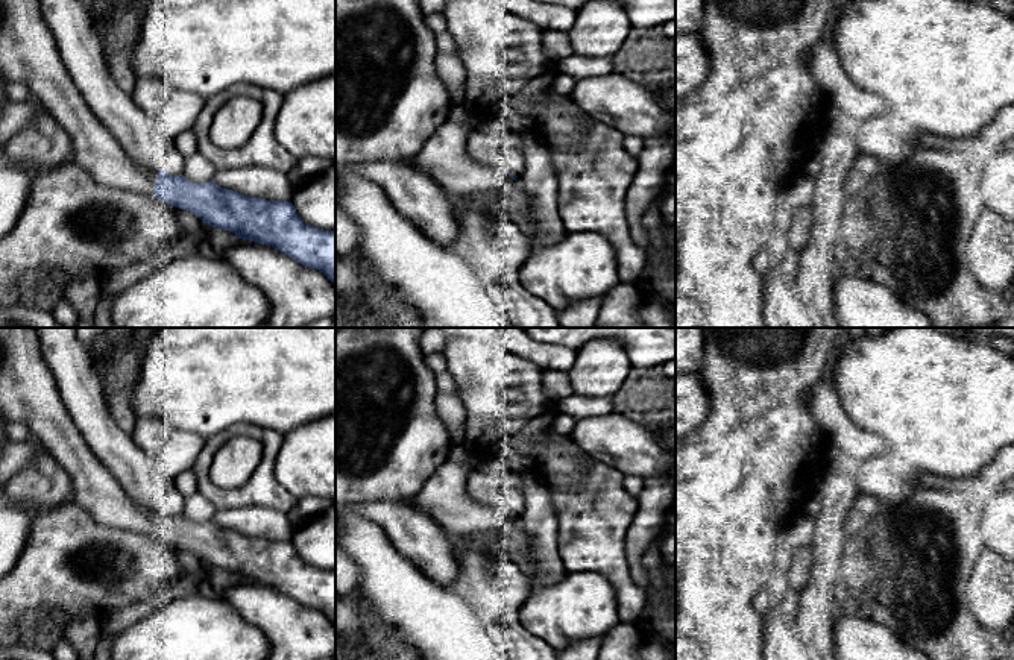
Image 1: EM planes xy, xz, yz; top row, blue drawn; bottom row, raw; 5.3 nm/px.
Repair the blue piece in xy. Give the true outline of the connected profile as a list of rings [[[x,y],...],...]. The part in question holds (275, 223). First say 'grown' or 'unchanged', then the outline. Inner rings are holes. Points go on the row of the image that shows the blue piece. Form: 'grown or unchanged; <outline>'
grown; [[[0,0],[0,73],[11,83],[26,83],[32,97],[68,132],[73,162],[100,185],[156,197],[196,214],[203,223],[234,232],[238,238],[272,246],[296,262],[319,270],[335,287],[335,231],[307,225],[291,202],[247,197],[213,181],[191,182],[184,174],[156,173],[135,164],[115,137],[90,111],[59,56],[56,41],[43,20],[39,0]]]

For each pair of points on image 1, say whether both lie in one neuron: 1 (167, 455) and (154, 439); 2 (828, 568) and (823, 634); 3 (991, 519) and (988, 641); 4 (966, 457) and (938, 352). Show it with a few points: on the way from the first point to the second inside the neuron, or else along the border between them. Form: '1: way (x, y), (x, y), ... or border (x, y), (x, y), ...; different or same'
1: border (170, 430), (166, 443), (151, 458); different
2: way (823, 584), (821, 618); same
3: border (979, 512), (979, 531), (988, 546); different
4: way (957, 431), (947, 408), (938, 399), (938, 378); same

